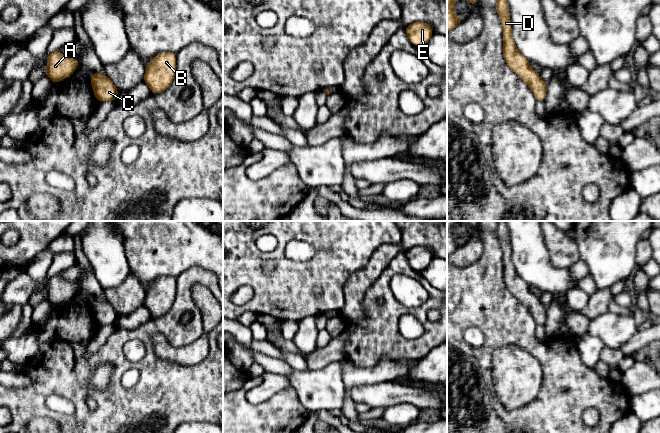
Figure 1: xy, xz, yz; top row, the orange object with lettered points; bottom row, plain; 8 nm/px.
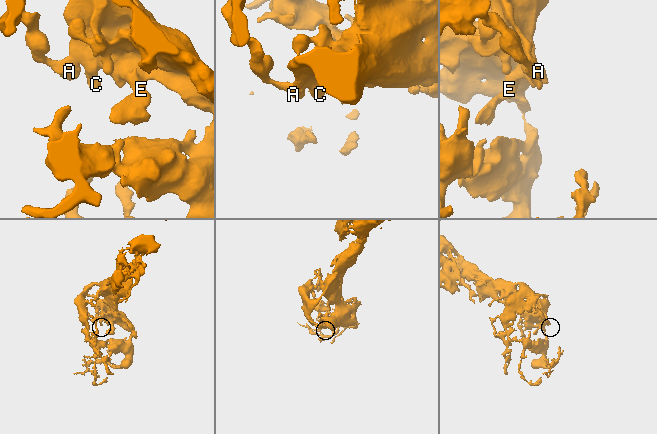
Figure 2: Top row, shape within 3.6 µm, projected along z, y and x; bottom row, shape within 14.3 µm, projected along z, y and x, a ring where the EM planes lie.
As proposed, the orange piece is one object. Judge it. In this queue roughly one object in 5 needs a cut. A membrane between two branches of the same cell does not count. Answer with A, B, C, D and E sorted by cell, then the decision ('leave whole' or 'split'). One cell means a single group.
groups A B C D E; leave whole

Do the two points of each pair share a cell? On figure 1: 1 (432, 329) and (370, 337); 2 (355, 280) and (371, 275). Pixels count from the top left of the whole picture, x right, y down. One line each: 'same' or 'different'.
1: same
2: same

